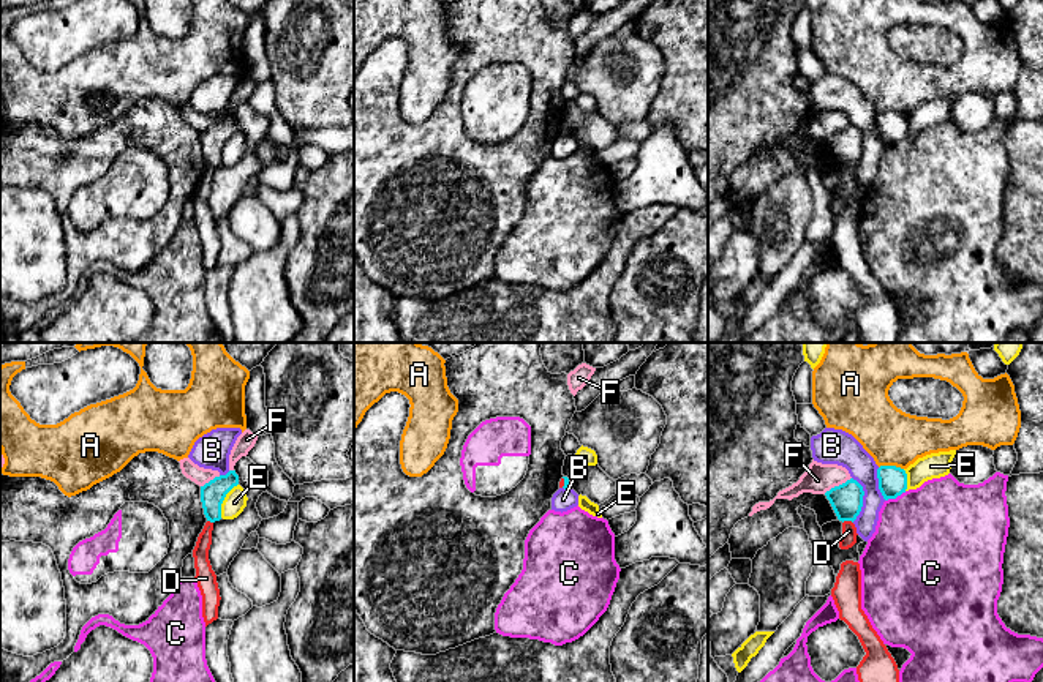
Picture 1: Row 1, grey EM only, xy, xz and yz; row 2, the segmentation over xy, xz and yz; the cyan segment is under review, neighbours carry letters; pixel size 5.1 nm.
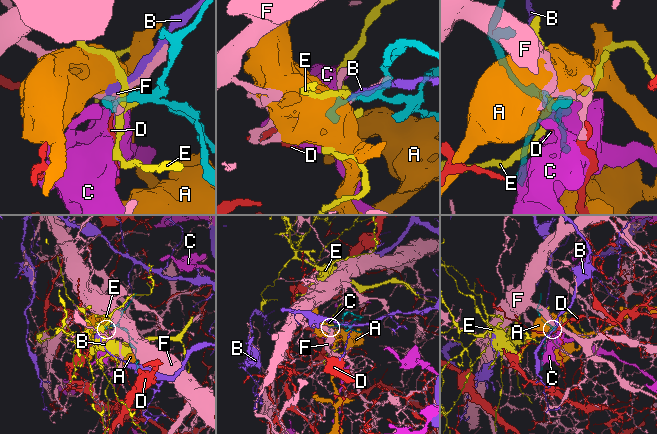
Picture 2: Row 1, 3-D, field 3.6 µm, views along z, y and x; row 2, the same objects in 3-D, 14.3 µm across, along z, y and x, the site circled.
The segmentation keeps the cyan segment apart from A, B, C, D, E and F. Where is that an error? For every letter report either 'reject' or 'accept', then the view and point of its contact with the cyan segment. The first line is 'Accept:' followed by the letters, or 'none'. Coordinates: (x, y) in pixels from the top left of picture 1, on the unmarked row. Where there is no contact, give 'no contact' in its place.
Accept: none
A: reject; meets cyan in yz at (892, 112)
B: reject; meets cyan in yz at (862, 146)
C: reject; meets cyan in yz at (895, 144)
D: reject; meets cyan in yz at (847, 166)
E: reject; meets cyan in xy at (223, 146)
F: reject; meets cyan in yz at (836, 133)

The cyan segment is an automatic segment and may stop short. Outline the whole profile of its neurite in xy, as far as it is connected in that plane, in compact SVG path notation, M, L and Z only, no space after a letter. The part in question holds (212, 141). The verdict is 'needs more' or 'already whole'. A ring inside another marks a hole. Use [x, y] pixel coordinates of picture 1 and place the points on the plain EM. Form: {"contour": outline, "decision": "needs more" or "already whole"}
{"contour": "M229 117L226 122L215 123L201 133L201 148L207 167L215 169L221 166L221 150L226 141L237 131L239 122L235 117Z", "decision": "already whole"}

